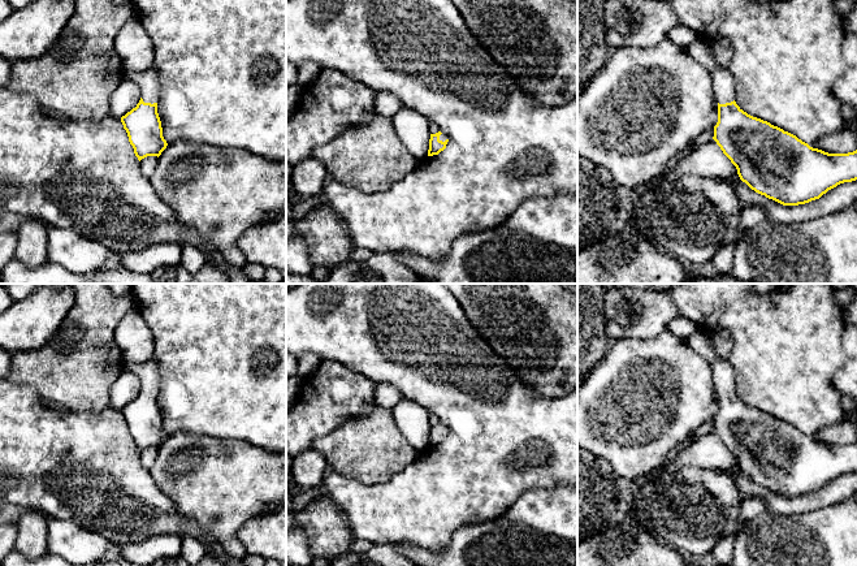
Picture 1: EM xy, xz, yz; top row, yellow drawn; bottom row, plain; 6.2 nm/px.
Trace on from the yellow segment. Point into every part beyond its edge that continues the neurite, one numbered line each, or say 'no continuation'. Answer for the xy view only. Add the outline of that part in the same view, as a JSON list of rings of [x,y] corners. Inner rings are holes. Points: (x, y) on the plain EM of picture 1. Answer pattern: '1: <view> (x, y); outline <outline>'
1: xy (148, 372); outline [[[155,359],[125,367],[137,375],[144,394],[157,394],[160,388],[160,364]]]

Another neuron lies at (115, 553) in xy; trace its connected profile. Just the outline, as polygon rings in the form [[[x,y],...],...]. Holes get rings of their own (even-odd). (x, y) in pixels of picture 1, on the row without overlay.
[[[112,545],[99,561],[105,561],[105,562],[112,562],[112,561],[118,561],[118,559],[125,559],[121,546],[118,545]]]

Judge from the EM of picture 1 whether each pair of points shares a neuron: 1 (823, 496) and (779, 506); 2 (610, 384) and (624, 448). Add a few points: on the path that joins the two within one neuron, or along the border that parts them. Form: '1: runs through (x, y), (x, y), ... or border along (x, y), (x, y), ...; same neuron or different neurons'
1: runs through (813, 501), (790, 505); same neuron
2: runs through (624, 400), (624, 432); same neuron

